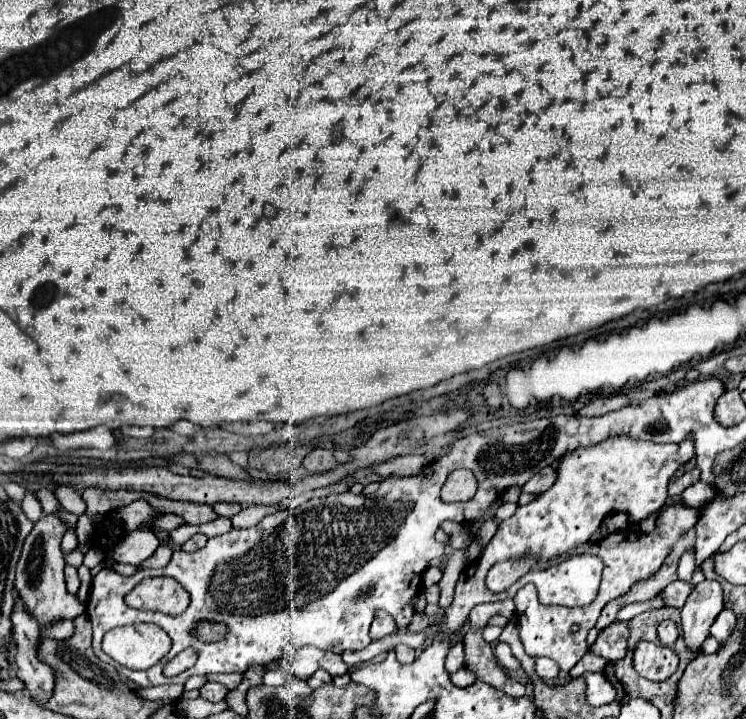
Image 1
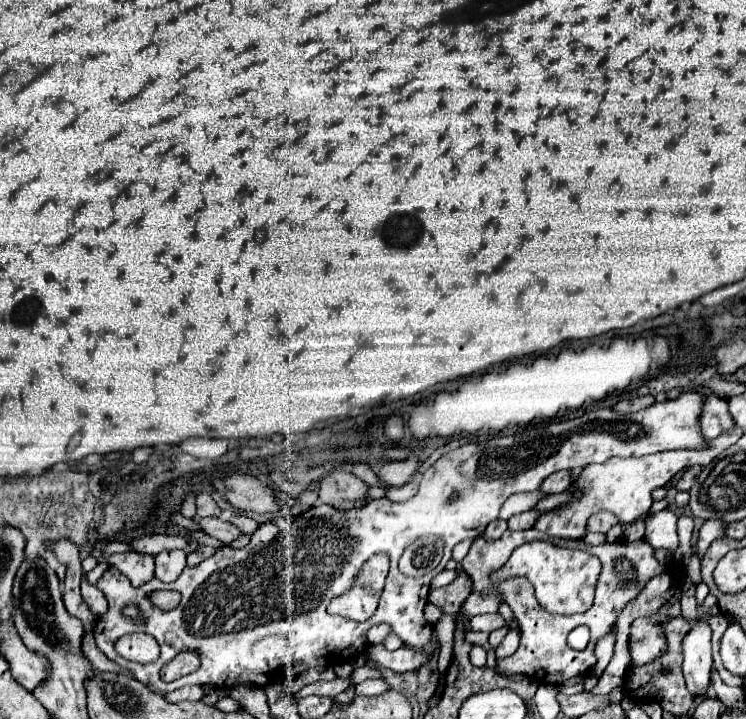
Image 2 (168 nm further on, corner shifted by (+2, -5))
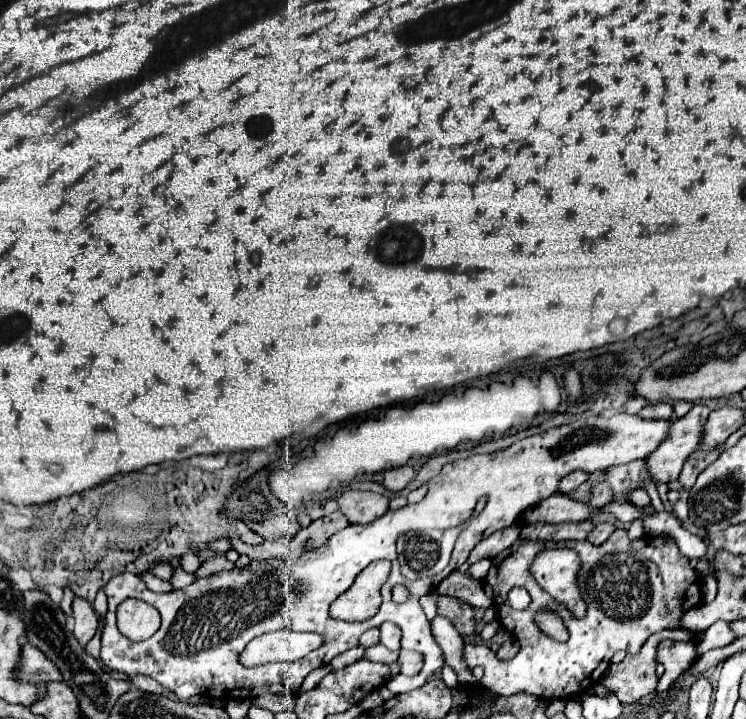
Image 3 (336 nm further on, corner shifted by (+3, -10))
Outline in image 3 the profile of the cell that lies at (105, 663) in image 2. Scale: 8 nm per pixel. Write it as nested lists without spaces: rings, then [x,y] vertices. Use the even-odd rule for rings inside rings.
[[[137,675],[130,677],[129,682],[132,686],[143,692],[148,692],[151,694],[161,694],[163,689],[161,685],[149,676]]]

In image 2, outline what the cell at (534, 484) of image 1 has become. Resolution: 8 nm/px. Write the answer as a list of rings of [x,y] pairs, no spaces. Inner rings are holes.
[[[557,471],[551,473],[543,483],[541,483],[541,493],[563,493],[571,485],[571,475],[569,471]]]

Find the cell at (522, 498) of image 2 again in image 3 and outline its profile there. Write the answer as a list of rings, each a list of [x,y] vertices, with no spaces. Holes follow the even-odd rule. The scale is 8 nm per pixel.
[[[552,494],[550,498],[542,500],[538,506],[532,506],[530,510],[522,512],[522,522],[550,522],[550,524],[562,524],[562,522],[584,522],[592,520],[600,510],[582,502],[570,502],[570,498],[562,494]]]

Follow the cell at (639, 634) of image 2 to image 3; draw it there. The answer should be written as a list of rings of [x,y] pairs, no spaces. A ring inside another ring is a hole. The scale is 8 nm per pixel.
[[[660,642],[658,662],[664,664],[666,672],[662,674],[656,692],[666,692],[672,686],[672,682],[698,660],[698,656],[700,654],[696,652],[696,644],[692,642]]]

